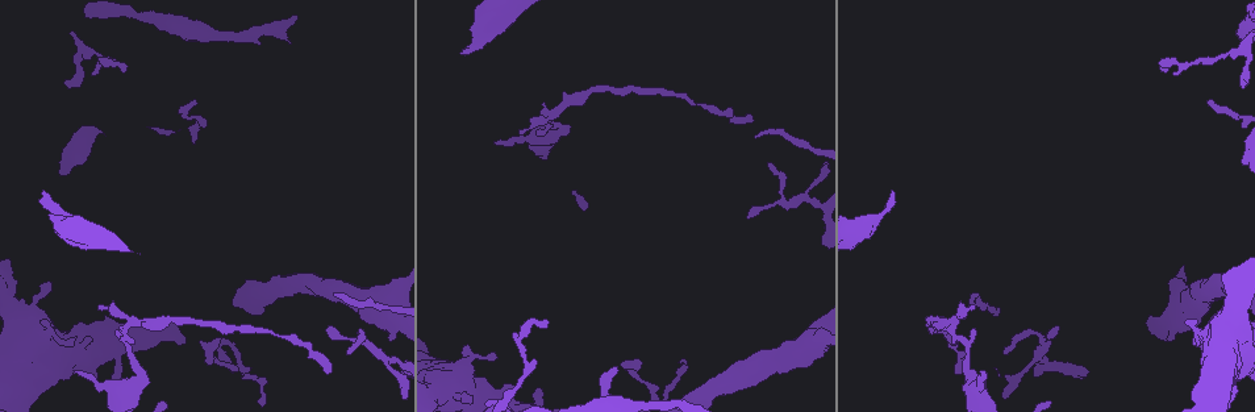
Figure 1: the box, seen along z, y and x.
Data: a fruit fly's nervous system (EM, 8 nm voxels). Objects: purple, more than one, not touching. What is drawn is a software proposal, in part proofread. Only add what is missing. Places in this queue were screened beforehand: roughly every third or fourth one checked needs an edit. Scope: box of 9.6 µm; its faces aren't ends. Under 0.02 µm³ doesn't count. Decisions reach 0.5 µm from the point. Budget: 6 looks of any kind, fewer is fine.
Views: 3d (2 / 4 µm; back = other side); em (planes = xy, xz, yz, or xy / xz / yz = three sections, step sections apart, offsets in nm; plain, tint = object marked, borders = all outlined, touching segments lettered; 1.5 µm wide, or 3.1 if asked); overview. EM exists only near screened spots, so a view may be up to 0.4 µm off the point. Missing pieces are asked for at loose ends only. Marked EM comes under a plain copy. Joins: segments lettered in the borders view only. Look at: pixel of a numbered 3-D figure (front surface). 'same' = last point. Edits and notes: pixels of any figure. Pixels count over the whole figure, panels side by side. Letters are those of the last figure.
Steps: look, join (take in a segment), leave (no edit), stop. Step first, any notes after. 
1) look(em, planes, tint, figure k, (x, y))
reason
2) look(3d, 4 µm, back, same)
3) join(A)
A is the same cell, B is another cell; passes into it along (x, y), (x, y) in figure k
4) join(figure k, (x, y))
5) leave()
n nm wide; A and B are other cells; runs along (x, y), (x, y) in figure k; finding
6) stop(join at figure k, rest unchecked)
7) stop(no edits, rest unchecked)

look(3d, 4 µm, back, figure 1, (749, 116))
an open end

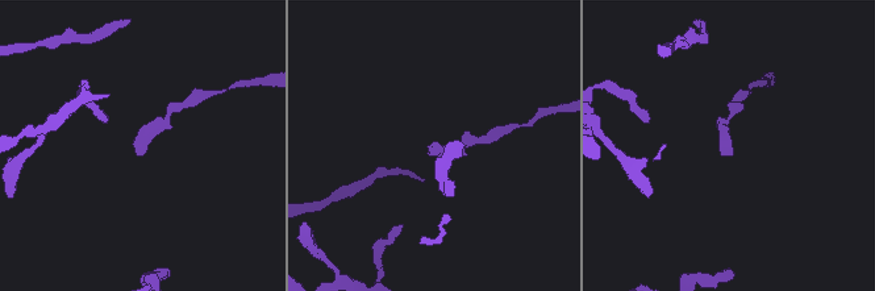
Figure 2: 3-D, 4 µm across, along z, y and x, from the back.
look(em, xy, step 4, tint, figure 2, (139, 153))
shape alone is not enough

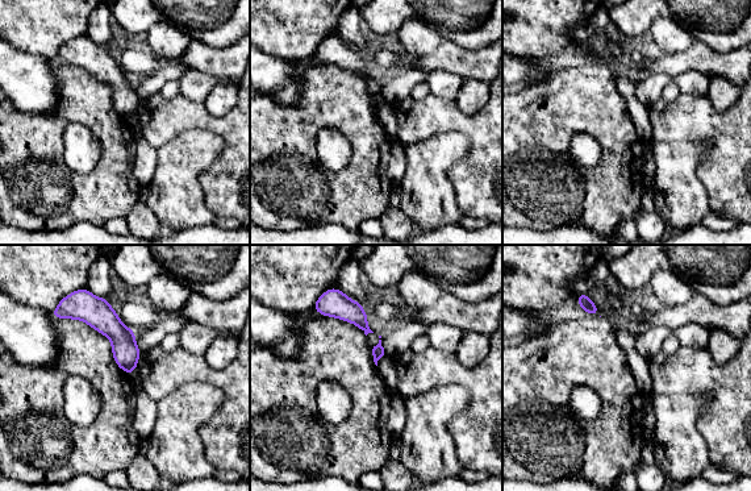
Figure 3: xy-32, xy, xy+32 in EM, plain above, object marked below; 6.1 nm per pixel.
look(em, xy, step 4, borders, same)

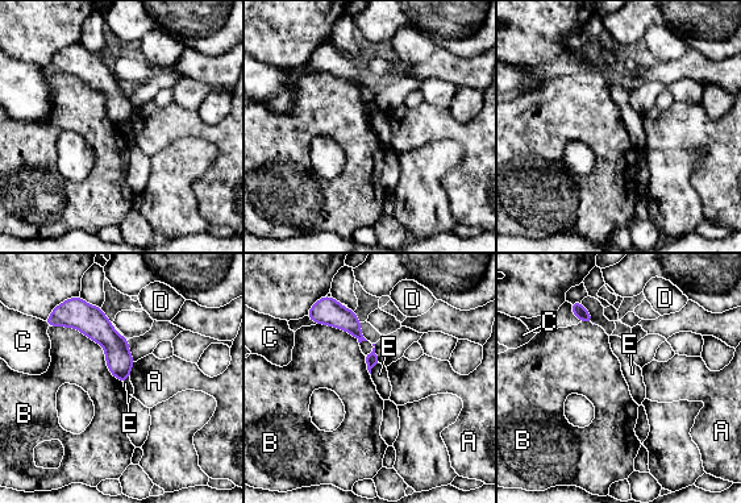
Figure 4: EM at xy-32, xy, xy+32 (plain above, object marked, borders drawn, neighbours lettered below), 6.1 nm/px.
leave()
A, B, C, D and E are other cells; runs along (65, 323), (90, 323), (127, 373) in figure 4; none of them fits

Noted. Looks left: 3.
look(3d, 4 µm, figure 1, (542, 388))
an open end

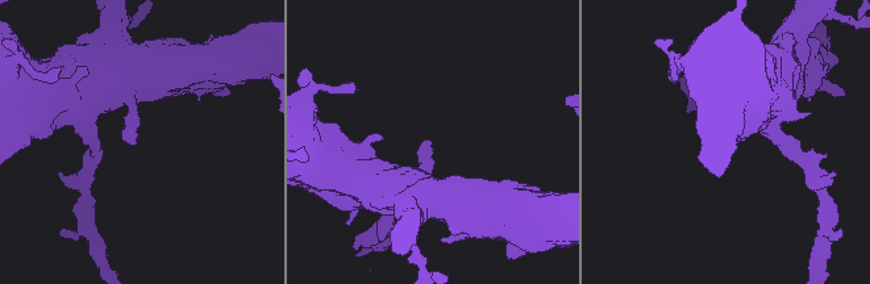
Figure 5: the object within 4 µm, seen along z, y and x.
look(em, xy, step 4, borders, figure 5, (428, 139))
now the EM

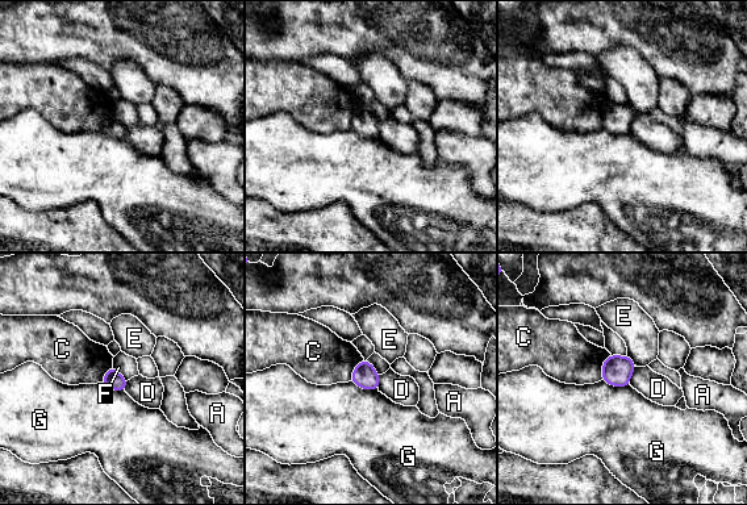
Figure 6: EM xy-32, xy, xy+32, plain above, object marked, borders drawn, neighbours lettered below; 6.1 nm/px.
look(em, planes, borders, same)

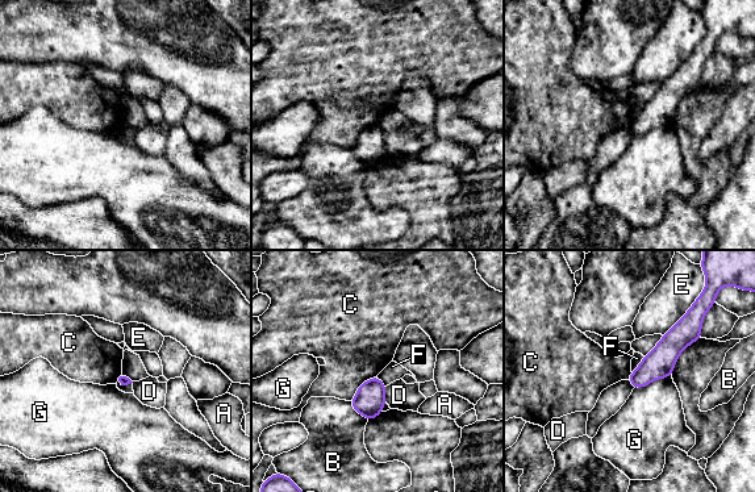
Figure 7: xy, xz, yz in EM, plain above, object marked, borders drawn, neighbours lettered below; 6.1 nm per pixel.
leave()
A, B, C, D, E, F and G are other cells; border along (643, 357), (632, 372) in figure 7; none of them fits

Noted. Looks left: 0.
stop(no edits, rest unchecked)

